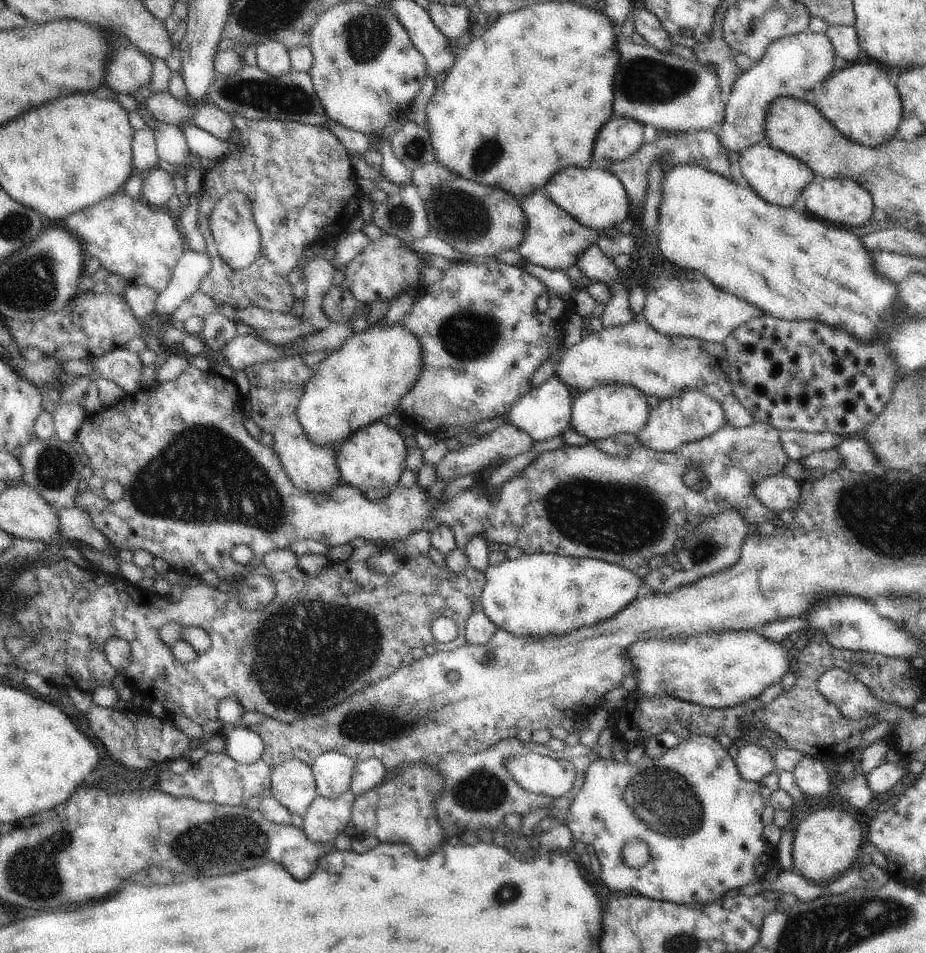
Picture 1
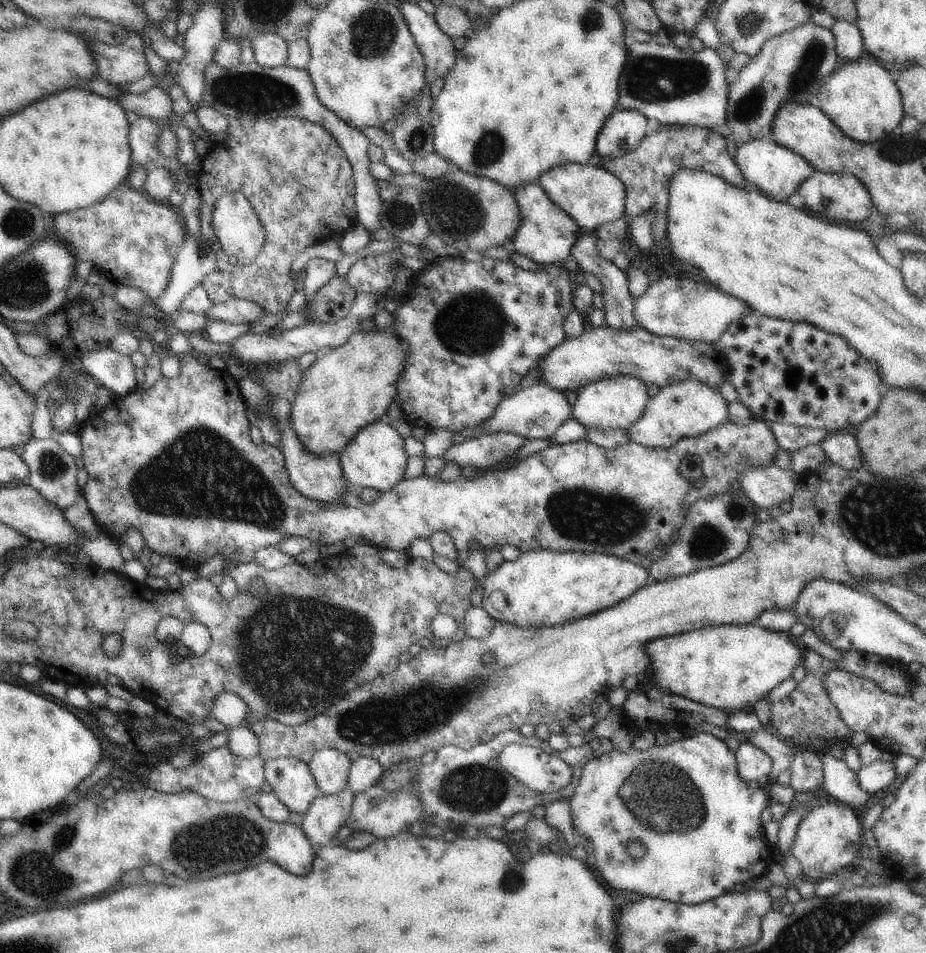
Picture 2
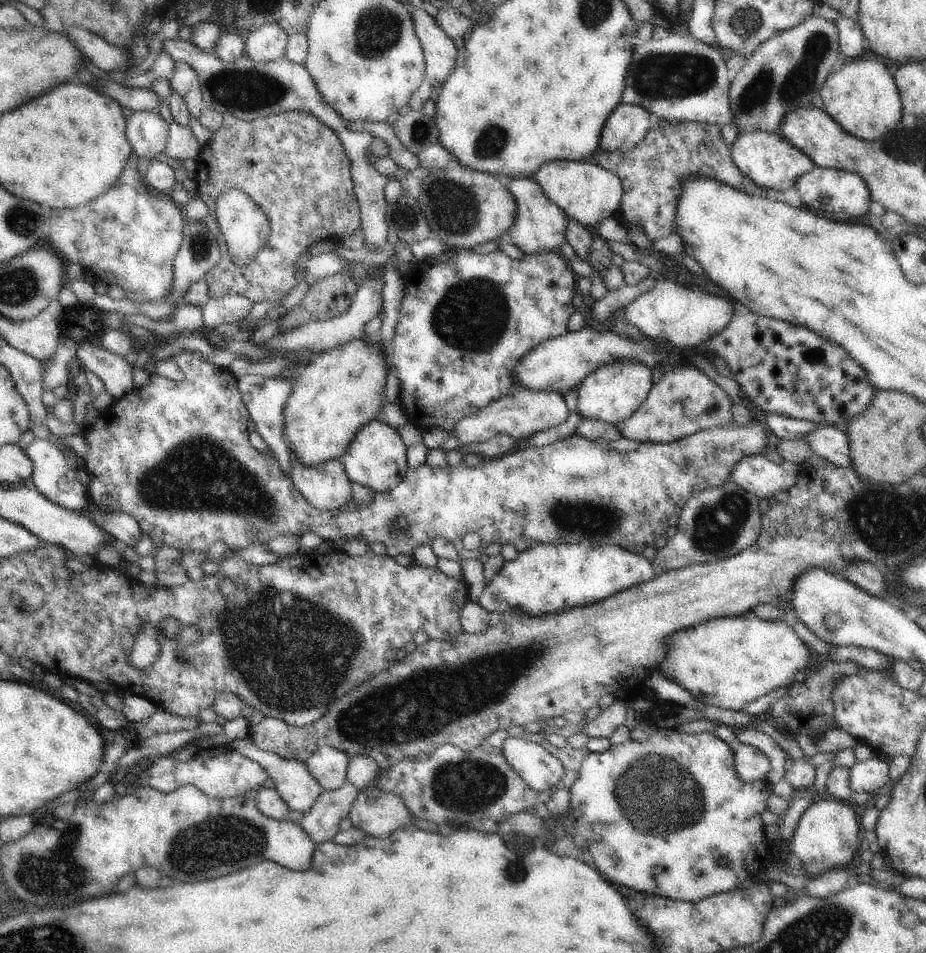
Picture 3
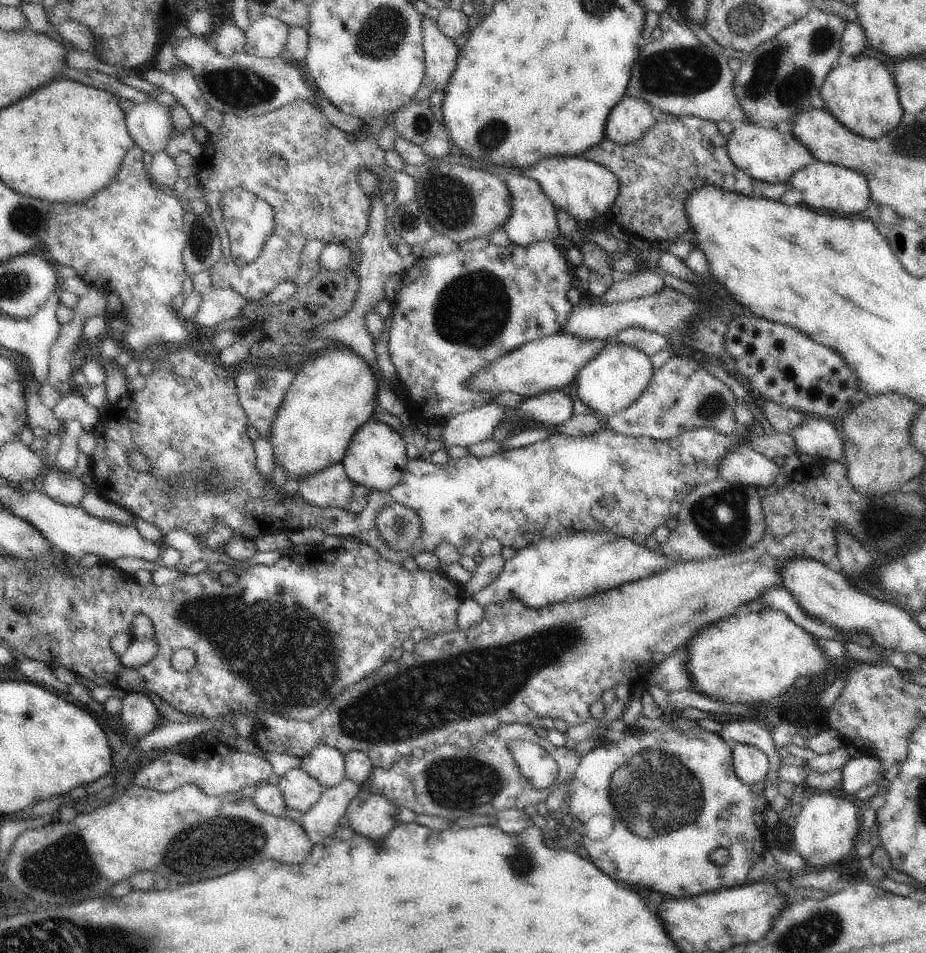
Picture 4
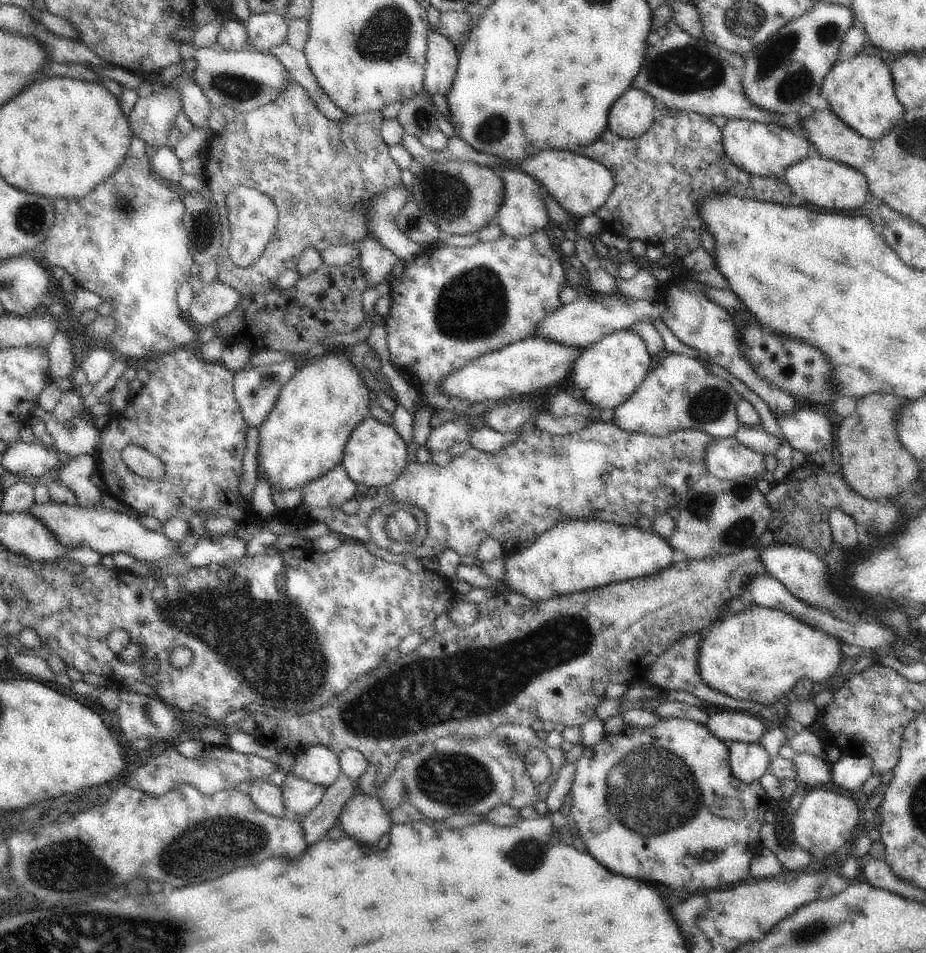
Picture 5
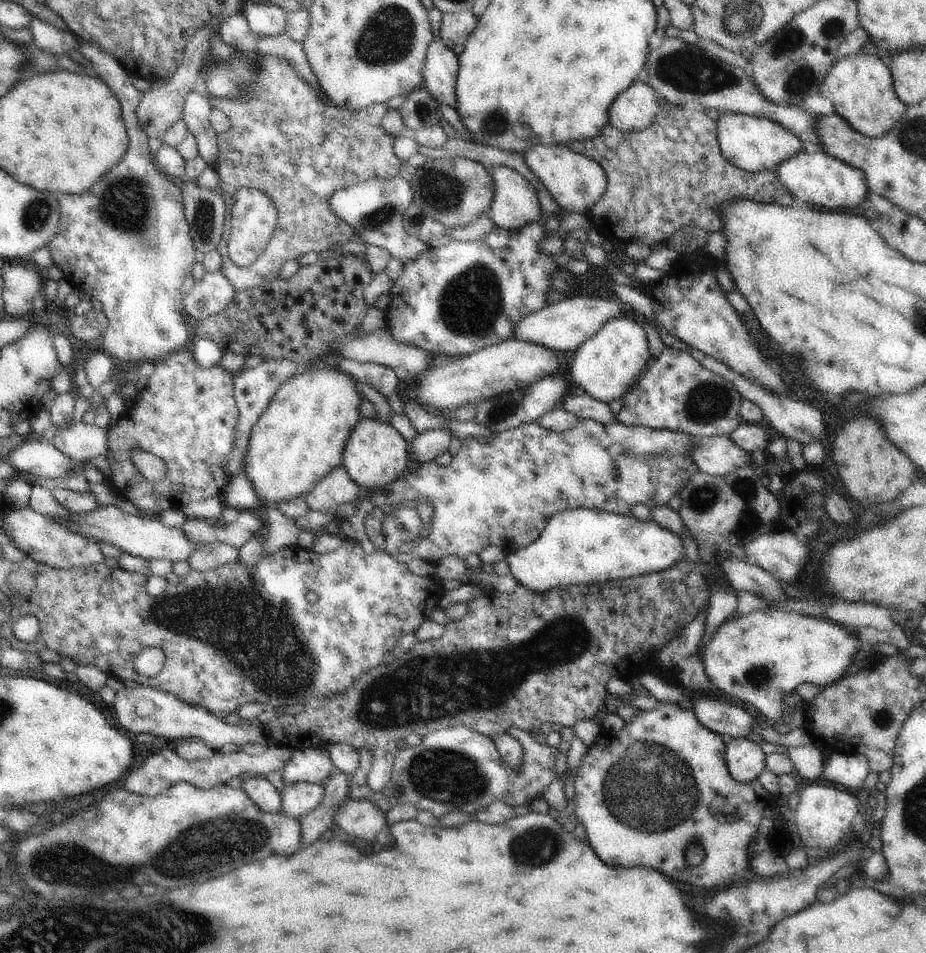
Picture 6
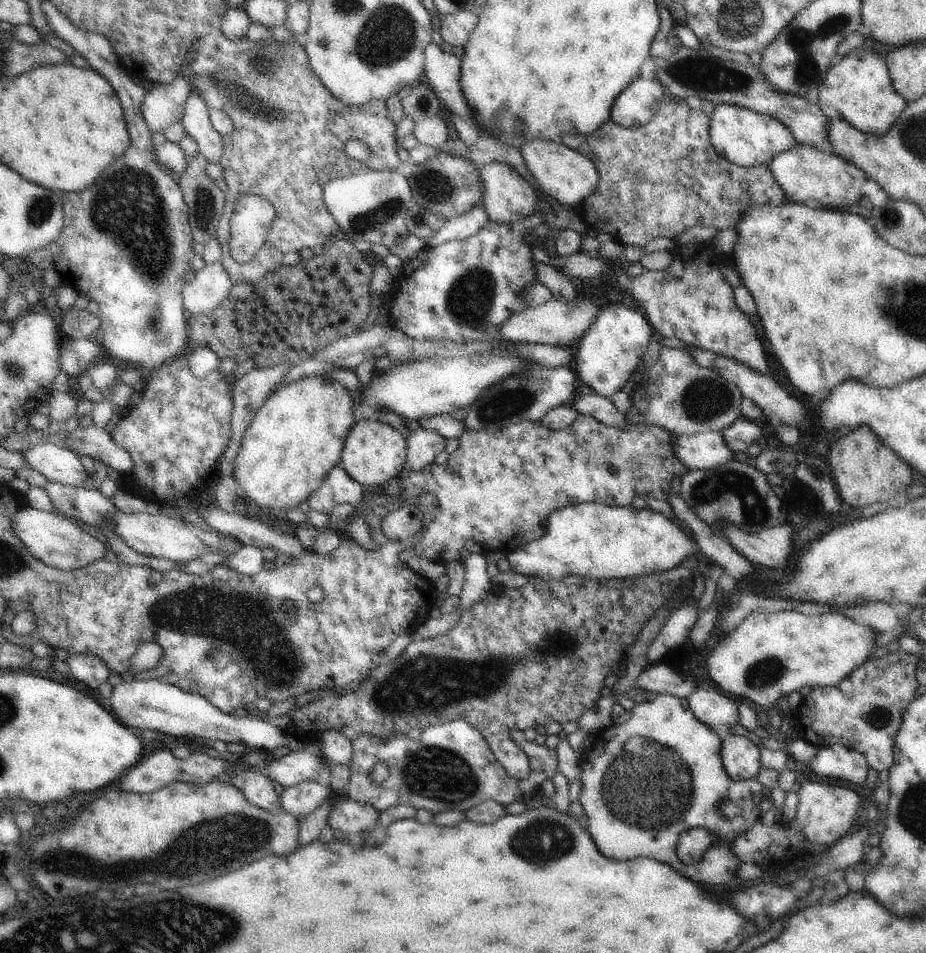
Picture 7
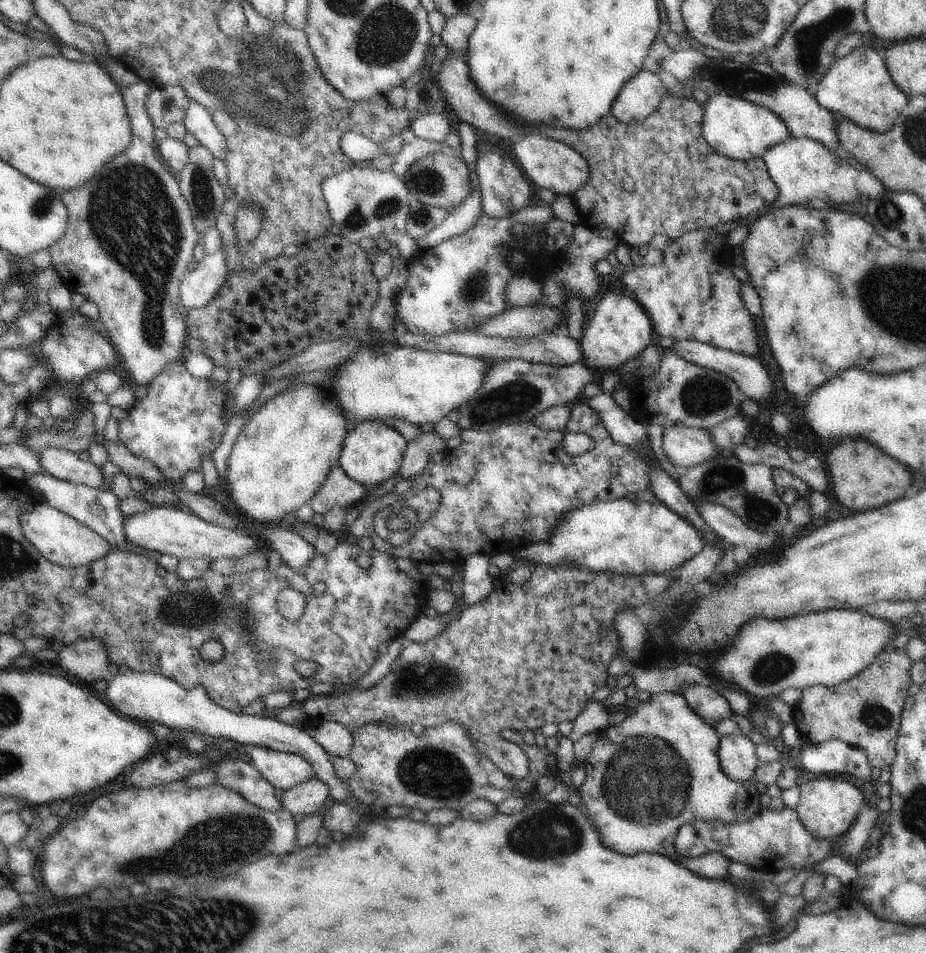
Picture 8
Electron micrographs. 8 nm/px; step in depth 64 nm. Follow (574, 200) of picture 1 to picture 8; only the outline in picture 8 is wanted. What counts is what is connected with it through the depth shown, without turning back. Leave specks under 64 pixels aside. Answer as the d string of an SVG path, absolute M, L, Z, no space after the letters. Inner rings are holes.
M541 133L525 134L517 138L512 146L513 159L524 172L524 176L532 183L534 187L544 188L551 191L555 196L564 195L570 199L574 196L574 192L580 192L580 188L584 188L584 184L588 184L588 176L590 176L590 168L584 157L570 148L563 141L557 141L552 137L543 136Z

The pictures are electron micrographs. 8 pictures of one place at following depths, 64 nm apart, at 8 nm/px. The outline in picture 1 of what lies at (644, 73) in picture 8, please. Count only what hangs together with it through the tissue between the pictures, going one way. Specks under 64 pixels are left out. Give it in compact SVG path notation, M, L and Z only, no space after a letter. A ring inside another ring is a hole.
M612 115L600 129L595 140L592 160L598 164L598 169L609 171L612 164L628 160L632 154L636 154L644 144L642 142L644 127L643 124L632 120L632 118L616 118Z

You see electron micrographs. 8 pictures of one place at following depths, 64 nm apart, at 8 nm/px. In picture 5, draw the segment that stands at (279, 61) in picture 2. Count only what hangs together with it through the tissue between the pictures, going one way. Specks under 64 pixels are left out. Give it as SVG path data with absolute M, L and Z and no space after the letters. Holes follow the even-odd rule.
M262 12L262 14L251 14L246 22L248 42L252 43L250 52L259 52L260 54L272 55L271 49L287 42L287 30L289 22L276 12Z

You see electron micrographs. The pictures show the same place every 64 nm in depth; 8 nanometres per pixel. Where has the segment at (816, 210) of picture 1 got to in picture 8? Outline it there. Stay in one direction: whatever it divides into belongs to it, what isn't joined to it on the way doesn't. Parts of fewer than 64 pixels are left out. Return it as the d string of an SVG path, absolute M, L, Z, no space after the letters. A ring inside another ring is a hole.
M790 135L788 140L768 148L768 152L764 153L763 159L766 163L768 174L779 188L780 196L776 198L774 204L750 212L749 216L742 218L737 223L736 228L724 235L732 249L739 247L746 239L749 224L758 218L760 214L769 211L770 208L778 209L794 205L805 206L811 200L816 200L816 198L824 200L826 204L850 204L861 196L856 188L856 180L860 175L858 169L854 168L846 159L836 156L822 142L808 140L808 138L797 139Z

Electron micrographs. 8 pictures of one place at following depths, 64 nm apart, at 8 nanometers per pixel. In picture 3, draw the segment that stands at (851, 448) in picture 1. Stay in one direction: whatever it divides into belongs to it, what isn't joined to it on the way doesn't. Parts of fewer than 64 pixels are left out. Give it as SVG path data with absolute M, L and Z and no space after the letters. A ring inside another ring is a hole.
M820 426L806 436L810 448L819 457L819 462L833 462L838 466L852 467L850 436L833 426Z

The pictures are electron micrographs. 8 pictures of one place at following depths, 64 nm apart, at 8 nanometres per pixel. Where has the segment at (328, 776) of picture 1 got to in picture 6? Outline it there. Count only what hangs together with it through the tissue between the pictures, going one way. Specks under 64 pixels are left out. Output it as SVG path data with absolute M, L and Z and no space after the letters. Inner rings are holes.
M319 742L315 747L295 749L282 768L282 780L285 785L300 781L322 785L332 778L336 770L328 746Z

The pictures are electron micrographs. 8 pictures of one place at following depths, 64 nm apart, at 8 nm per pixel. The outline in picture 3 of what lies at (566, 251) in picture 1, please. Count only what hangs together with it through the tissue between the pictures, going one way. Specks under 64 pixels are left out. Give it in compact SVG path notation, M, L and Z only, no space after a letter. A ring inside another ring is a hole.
M516 178L506 182L506 185L517 204L516 220L508 232L507 239L524 254L530 254L530 256L540 252L559 254L561 247L568 243L566 228L568 228L569 217L566 212L544 194L544 190L534 179Z

